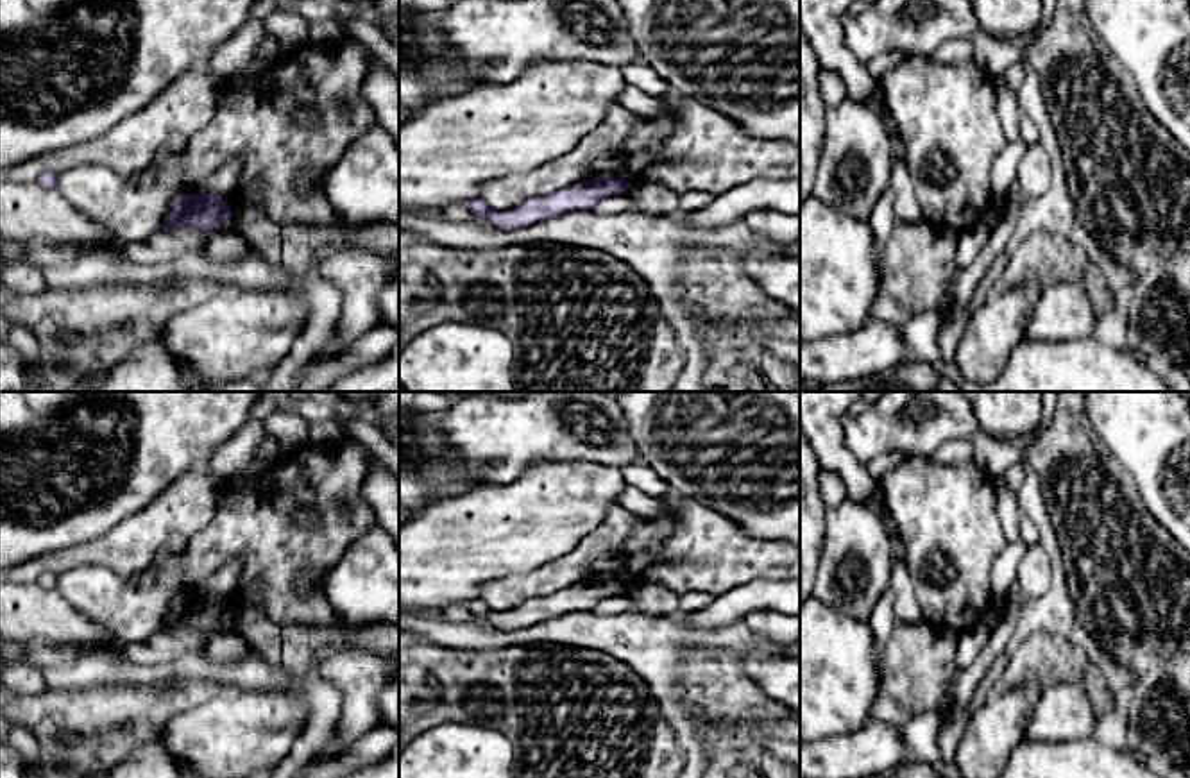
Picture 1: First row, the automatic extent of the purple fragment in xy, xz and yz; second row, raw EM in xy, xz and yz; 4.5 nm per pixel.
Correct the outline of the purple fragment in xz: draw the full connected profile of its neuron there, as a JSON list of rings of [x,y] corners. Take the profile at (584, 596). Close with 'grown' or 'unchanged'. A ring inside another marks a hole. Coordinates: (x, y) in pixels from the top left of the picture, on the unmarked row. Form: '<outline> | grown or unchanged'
[[[601,578],[576,583],[548,596],[531,597],[505,612],[492,610],[480,597],[463,605],[474,619],[490,622],[494,630],[515,631],[573,612],[591,612],[603,599],[628,594],[628,588],[630,583],[616,578]]] | unchanged

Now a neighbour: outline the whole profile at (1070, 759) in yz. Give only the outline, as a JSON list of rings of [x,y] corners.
[[[1093,737],[1063,742],[1020,742],[999,778],[1163,778],[1158,764],[1142,764]]]

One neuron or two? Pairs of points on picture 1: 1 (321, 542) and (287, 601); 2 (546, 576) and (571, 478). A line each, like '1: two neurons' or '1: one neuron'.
1: one neuron
2: two neurons

